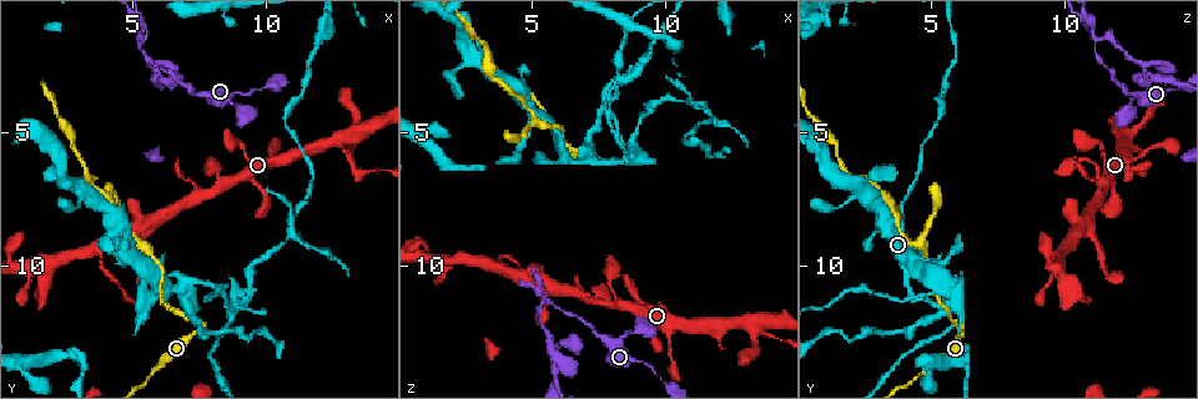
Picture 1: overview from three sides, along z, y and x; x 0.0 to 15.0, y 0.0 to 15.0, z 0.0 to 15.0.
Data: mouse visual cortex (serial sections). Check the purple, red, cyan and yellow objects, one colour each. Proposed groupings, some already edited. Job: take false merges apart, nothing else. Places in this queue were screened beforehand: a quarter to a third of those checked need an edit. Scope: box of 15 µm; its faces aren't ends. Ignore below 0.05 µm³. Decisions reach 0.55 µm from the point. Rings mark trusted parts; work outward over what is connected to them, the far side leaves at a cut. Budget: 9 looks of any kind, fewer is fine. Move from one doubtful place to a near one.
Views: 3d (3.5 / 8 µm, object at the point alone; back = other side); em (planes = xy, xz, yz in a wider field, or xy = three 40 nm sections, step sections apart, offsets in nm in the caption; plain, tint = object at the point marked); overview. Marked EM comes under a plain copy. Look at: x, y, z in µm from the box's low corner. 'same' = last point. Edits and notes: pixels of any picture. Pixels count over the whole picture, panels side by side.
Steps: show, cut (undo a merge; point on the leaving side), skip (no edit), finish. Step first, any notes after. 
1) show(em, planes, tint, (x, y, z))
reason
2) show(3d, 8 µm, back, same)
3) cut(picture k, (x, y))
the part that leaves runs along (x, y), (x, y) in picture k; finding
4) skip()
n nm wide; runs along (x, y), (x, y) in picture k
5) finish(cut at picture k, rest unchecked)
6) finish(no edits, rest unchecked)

show(3d, 3.5 µm, (6.0, 13.9, 5.0))
thick turns thin

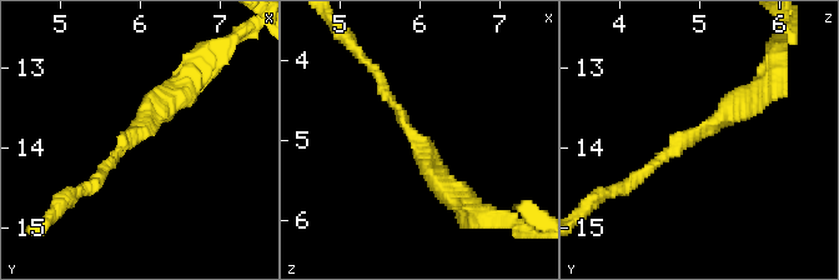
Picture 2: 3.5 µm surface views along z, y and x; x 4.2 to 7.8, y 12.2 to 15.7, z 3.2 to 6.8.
show(em, xy, step 1, tint, (6.05, 13.80, 5.05))
arms of 150, 350 nm

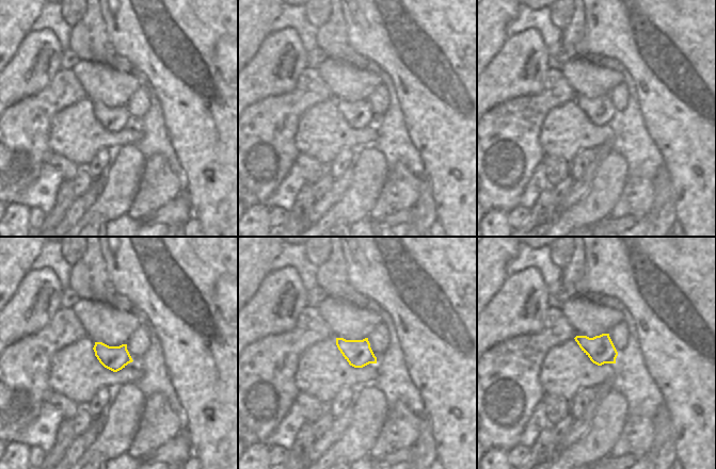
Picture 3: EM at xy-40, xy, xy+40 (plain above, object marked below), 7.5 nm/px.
skip()
one cell here

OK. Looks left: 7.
show(3d, 3.5 µm, (5.6, 11.2, 5.9))
thick turns thin

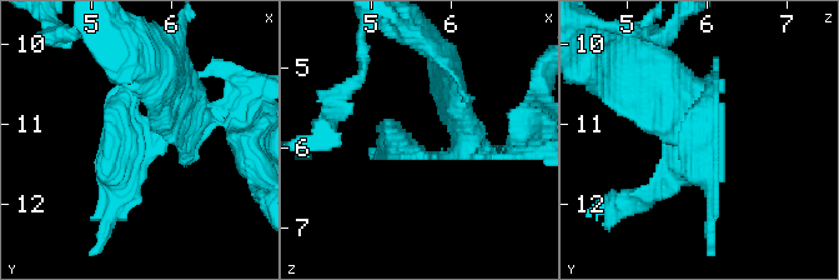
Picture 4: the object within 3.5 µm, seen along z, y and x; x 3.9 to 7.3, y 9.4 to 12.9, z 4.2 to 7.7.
show(em, planes, tint, (5.45, 11.20, 6.05))

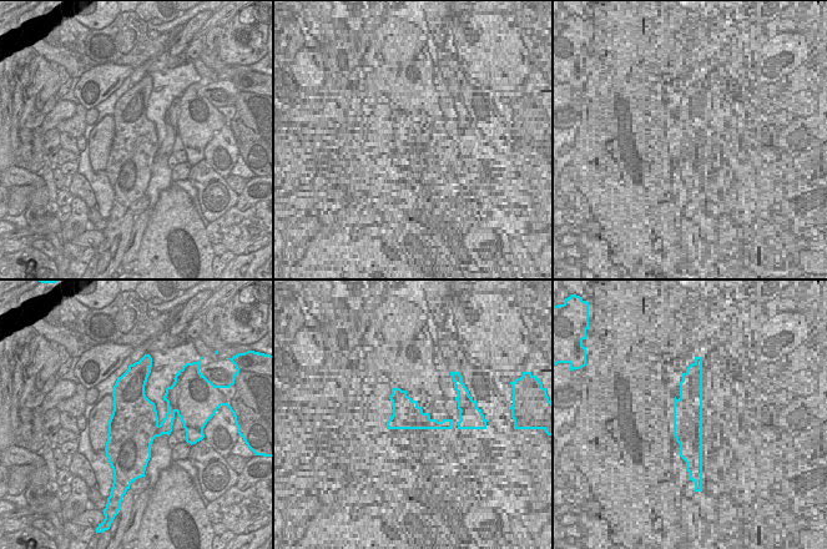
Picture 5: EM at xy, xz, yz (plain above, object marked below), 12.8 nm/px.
skip()
runs along (185, 105), (111, 209) in picture 4; all the same cell

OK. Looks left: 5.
show(3d, 3.5 µm, back, (3.7, 9.4, 10.0))
a fork

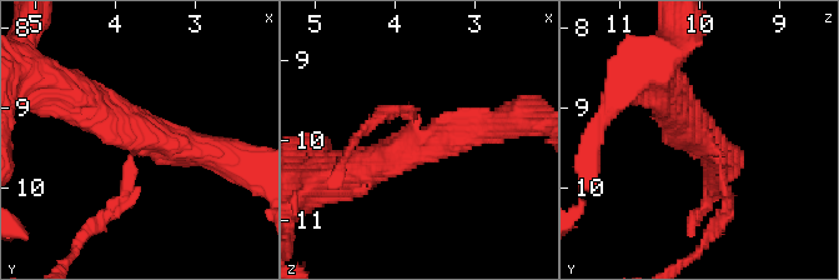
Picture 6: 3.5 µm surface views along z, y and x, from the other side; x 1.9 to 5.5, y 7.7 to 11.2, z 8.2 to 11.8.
show(em, planes, tint, (3.60, 9.35, 10.05))
3 arms; arms of 150, 400, 500 nm; shape alone is not enough

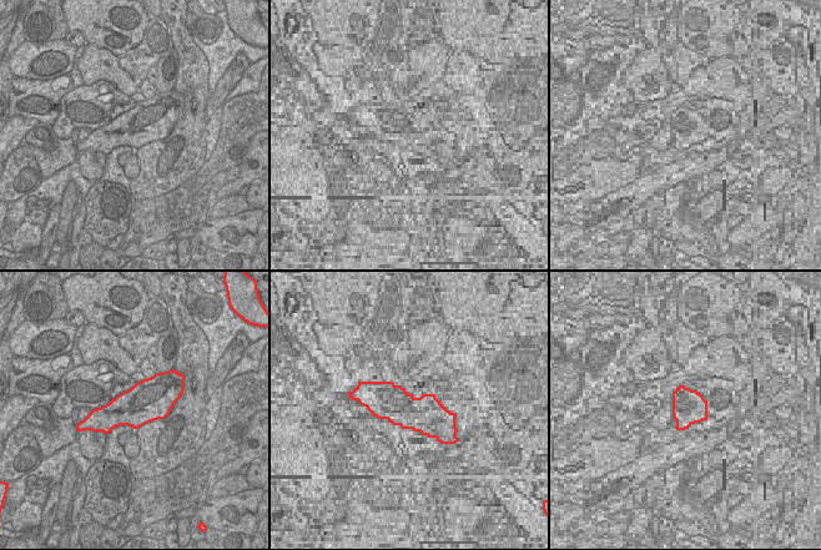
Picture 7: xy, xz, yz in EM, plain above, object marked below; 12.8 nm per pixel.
cut(picture 6, (124, 200))
500 nm wide; the part that leaves runs along (134, 161), (126, 196), (73, 254) in picture 6; a second cell is stuck on

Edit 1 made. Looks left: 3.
show(overview)
redraw

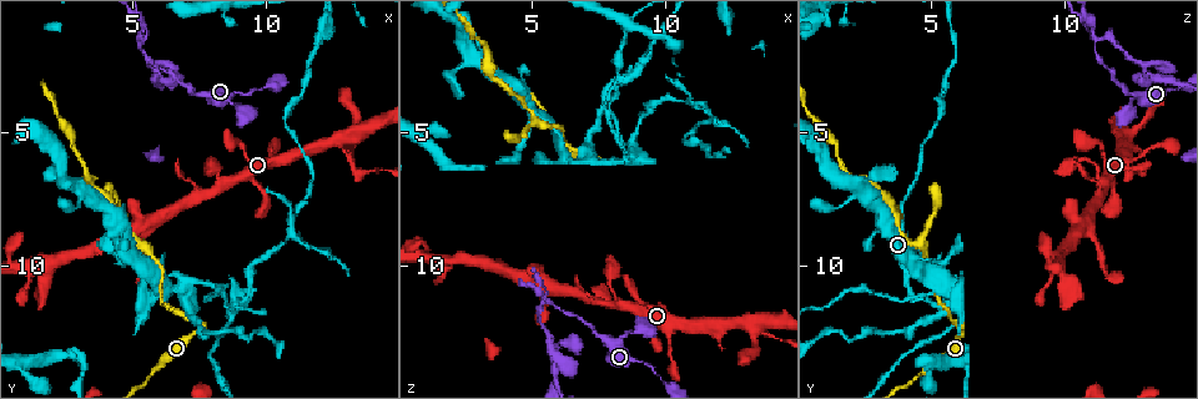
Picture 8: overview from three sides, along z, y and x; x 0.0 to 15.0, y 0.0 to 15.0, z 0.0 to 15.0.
show(3d, 3.5 µm, (13.3, 4.9, 12.5))
small branch off a trunk

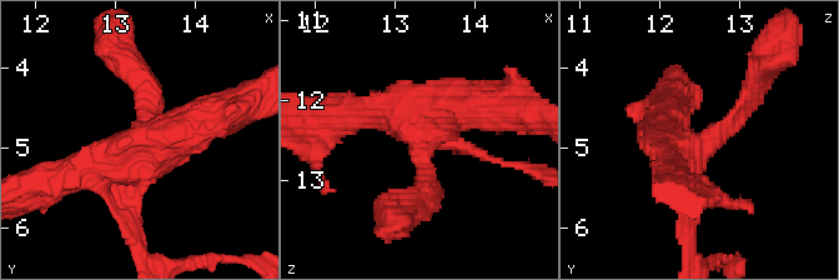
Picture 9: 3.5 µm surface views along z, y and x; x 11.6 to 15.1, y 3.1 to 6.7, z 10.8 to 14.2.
show(em, planes, tint, (13.30, 4.95, 12.60))
4 arms; arms of 150, 200, 400, 500 nm

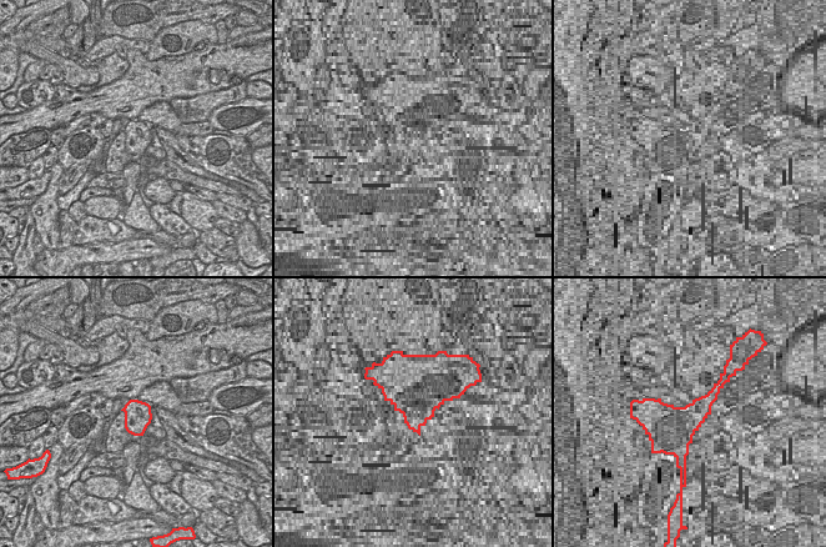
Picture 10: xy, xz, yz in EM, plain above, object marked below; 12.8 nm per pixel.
skip()
runs along (64, 180), (137, 156), (206, 118) in picture 9; all the same cell

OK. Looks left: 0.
finish(cut at picture 6, rest unchecked)

